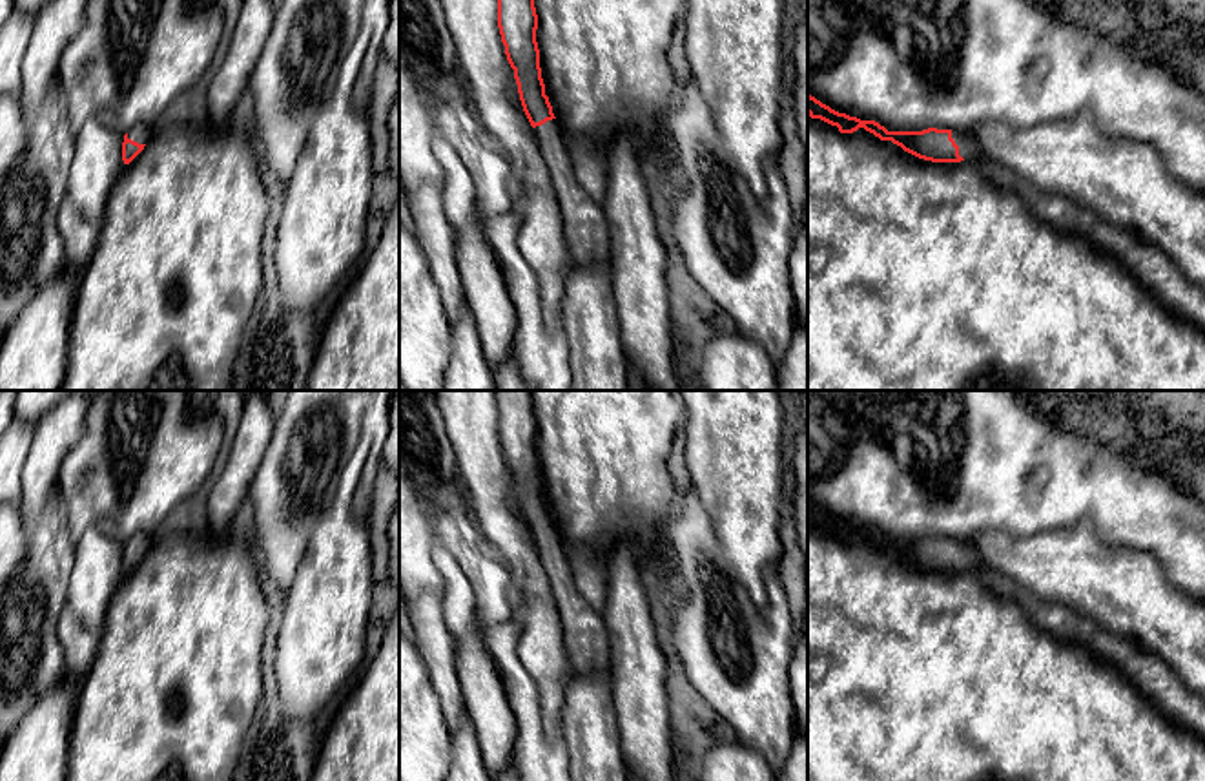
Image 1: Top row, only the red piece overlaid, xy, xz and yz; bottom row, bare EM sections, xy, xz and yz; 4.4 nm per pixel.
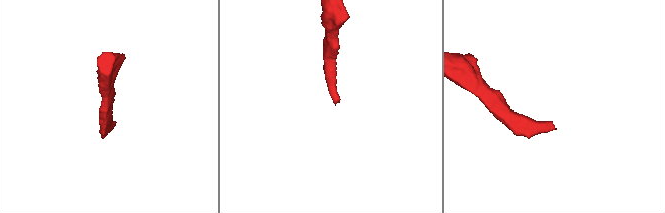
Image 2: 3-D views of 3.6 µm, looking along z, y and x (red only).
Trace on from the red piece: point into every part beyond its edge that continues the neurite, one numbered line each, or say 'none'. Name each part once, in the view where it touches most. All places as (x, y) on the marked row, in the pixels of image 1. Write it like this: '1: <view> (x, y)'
1: yz (965, 139)

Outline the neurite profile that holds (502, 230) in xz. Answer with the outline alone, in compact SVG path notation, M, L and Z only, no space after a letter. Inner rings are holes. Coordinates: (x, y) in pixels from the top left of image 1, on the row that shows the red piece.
M512 212L487 217L483 234L505 277L516 310L512 359L530 390L572 390L569 343L561 328L543 325L540 281L518 248L521 219Z

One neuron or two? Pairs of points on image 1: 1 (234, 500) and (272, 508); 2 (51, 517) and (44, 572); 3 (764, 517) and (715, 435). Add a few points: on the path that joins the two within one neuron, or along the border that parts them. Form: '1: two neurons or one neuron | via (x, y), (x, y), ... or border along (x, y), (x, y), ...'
1: two neurons | border along (261, 462), (252, 480), (247, 506)
2: one neuron | via (50, 530), (44, 559)
3: one neuron | via (744, 497), (735, 455)

